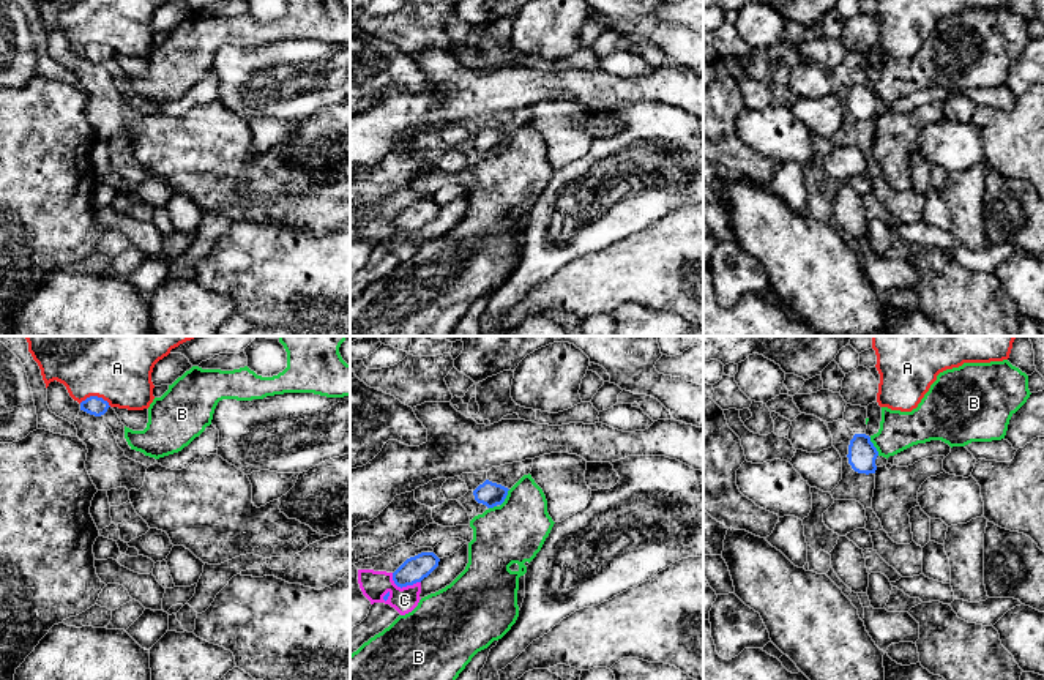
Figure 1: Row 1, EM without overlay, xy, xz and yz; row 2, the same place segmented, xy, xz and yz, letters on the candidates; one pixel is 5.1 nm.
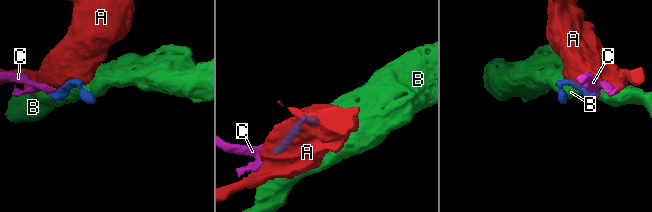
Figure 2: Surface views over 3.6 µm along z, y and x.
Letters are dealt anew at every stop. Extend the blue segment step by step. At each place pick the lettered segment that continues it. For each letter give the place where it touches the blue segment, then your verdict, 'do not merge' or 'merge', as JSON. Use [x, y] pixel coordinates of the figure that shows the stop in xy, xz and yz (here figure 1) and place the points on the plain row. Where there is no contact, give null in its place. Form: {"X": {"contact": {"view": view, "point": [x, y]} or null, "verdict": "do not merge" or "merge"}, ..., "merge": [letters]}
{"A": {"contact": {"view": "xy", "point": [95, 43]}, "verdict": "do not merge"}, "B": {"contact": {"view": "yz", "point": [874, 93]}, "verdict": "do not merge"}, "C": {"contact": {"view": "xz", "point": [402, 232]}, "verdict": "do not merge"}, "merge": []}

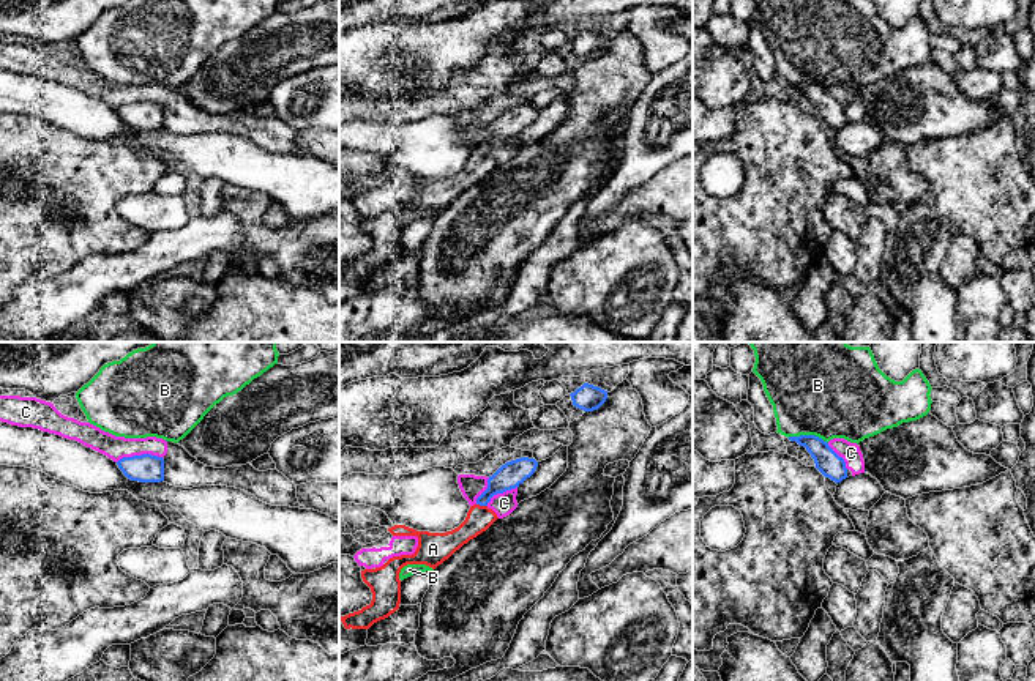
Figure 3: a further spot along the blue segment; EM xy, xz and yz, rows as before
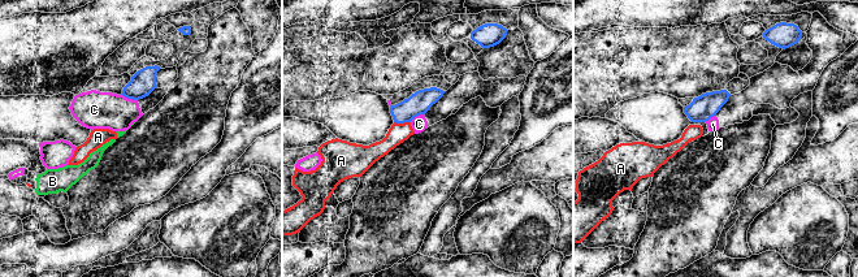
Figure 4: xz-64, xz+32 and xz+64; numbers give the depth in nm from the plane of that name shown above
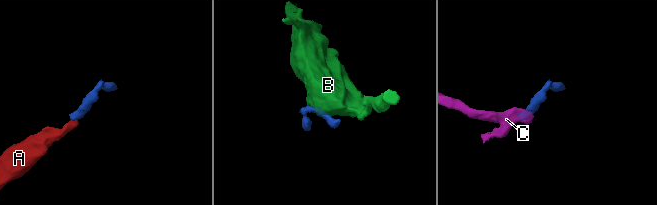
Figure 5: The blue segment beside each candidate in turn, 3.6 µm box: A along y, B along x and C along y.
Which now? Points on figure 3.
{"A": {"contact": {"view": "xz", "point": [482, 152]}, "verdict": "merge"}, "B": {"contact": {"view": "yz", "point": [808, 82]}, "verdict": "do not merge"}, "C": {"contact": {"view": "xy", "point": [139, 103]}, "verdict": "do not merge"}, "merge": ["A"]}

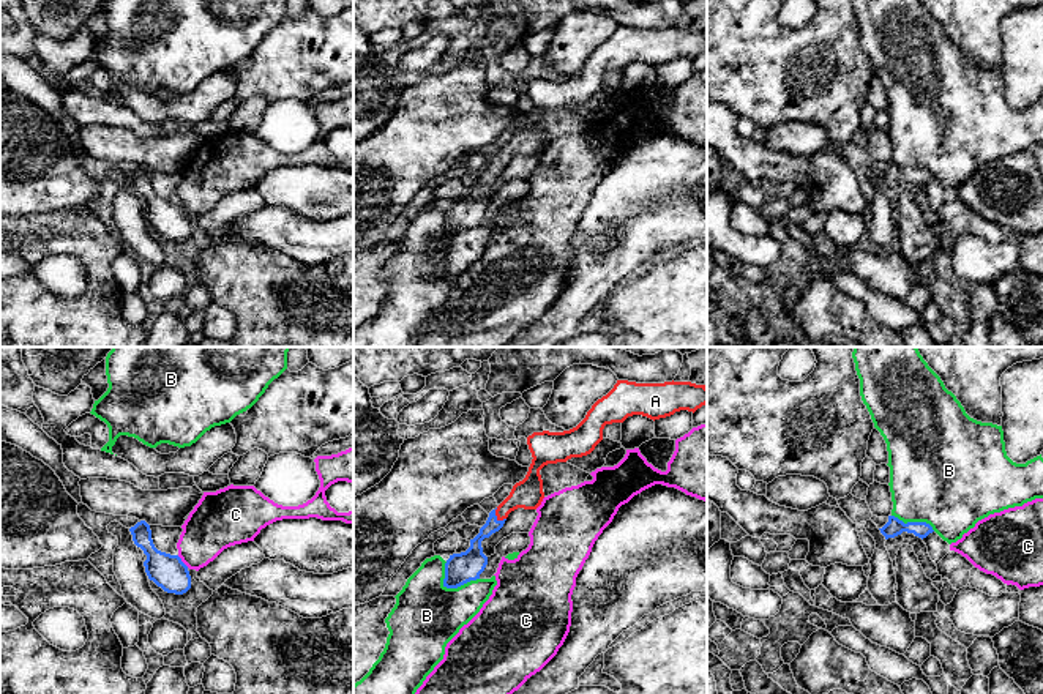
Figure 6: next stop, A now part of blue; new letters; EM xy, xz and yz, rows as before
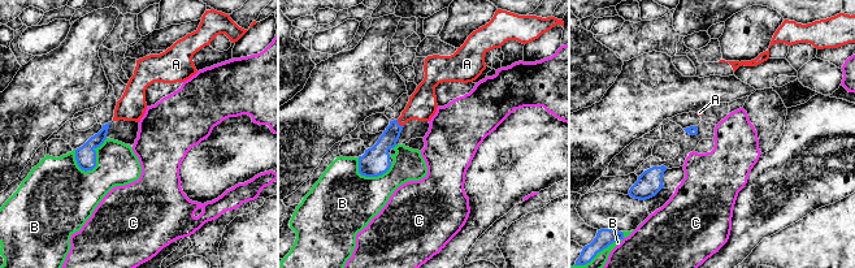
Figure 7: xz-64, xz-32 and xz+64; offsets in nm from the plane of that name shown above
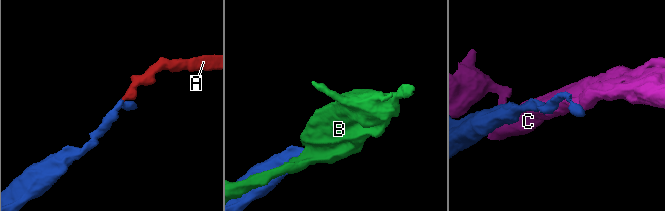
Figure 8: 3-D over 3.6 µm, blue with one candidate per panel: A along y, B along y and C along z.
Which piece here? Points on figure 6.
{"A": {"contact": {"view": "xz", "point": [496, 164]}, "verdict": "merge"}, "B": {"contact": {"view": "xz", "point": [452, 234]}, "verdict": "do not merge"}, "C": {"contact": {"view": "xy", "point": [182, 208]}, "verdict": "do not merge"}, "merge": ["A"]}

